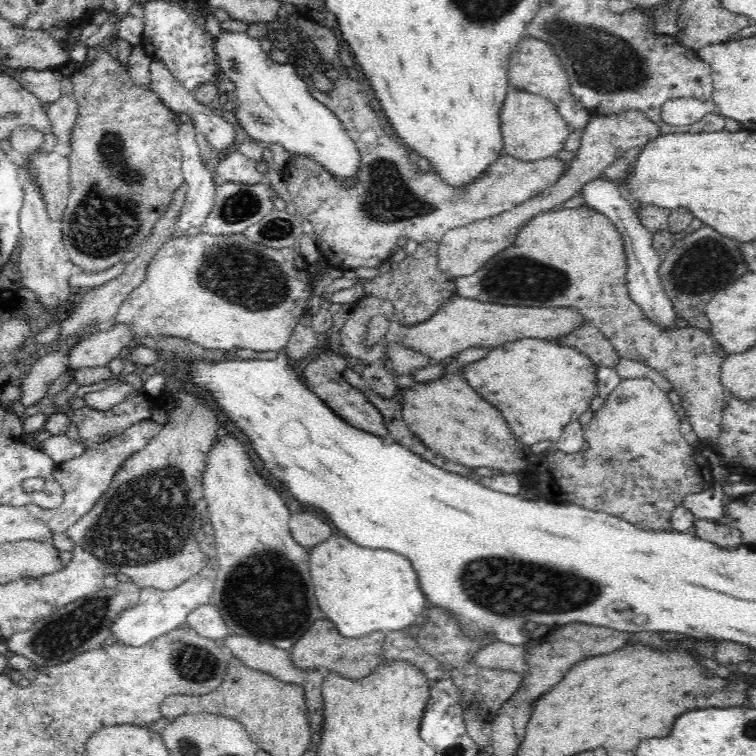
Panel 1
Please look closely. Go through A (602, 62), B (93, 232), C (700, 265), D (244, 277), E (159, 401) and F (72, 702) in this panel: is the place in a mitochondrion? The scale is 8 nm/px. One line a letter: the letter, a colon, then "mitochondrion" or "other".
A: mitochondrion
B: mitochondrion
C: mitochondrion
D: mitochondrion
E: other
F: other

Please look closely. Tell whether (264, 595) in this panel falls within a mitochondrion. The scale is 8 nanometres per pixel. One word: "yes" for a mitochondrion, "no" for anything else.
yes

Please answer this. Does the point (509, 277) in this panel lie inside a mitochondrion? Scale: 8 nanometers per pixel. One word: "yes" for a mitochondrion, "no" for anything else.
yes

